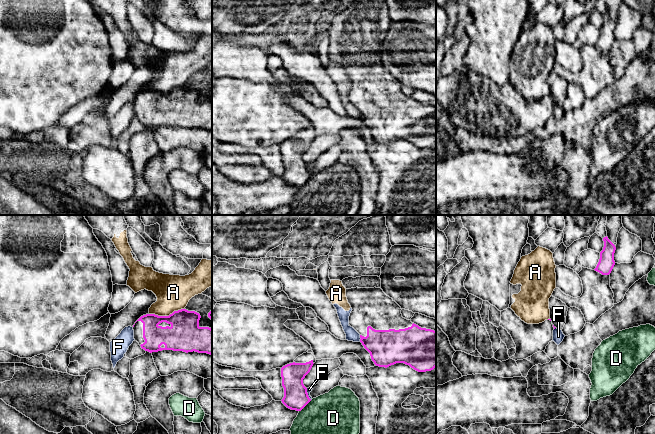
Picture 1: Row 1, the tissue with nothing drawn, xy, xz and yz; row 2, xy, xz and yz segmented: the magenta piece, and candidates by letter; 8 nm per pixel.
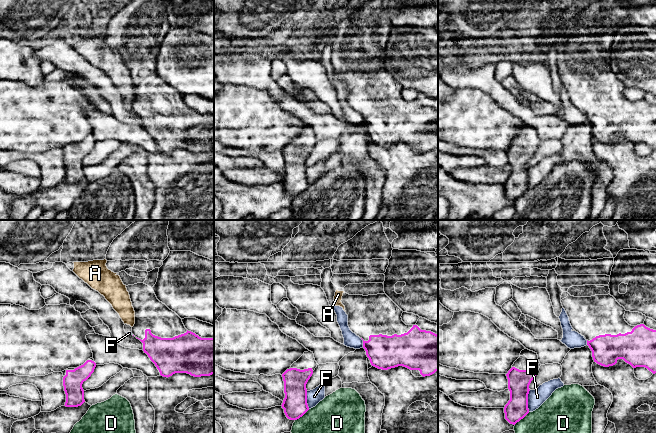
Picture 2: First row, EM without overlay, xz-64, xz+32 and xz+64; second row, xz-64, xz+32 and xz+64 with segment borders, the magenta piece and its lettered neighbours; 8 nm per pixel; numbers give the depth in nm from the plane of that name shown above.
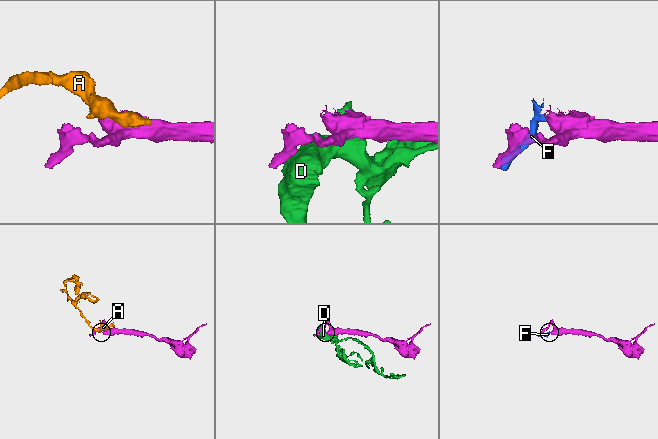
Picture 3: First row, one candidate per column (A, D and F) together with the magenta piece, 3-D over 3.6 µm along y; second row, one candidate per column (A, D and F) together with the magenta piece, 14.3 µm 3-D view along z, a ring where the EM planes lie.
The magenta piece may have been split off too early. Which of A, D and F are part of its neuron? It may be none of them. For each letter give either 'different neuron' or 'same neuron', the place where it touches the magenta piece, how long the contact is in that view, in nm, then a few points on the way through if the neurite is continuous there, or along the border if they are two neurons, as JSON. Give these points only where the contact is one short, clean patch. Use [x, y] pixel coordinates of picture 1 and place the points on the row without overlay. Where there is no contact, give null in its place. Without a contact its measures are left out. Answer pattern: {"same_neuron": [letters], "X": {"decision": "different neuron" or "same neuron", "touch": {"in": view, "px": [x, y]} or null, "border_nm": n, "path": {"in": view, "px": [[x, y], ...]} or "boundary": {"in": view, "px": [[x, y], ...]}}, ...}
{"same_neuron": [], "A": {"decision": "different neuron", "touch": {"in": "xy", "px": [166, 92]}, "border_nm": 280, "boundary": {"in": "xy", "px": [[183, 84], [173, 87], [168, 91], [149, 90]]}}, "D": {"decision": "different neuron", "touch": {"in": "xz", "px": [305, 181]}, "border_nm": 140, "boundary": {"in": "xz", "px": [[311, 176], [299, 187]]}}, "F": {"decision": "different neuron", "touch": {"in": "xz", "px": [360, 113]}, "border_nm": 60}}

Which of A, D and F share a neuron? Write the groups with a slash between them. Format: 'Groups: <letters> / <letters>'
Groups: A F / D

